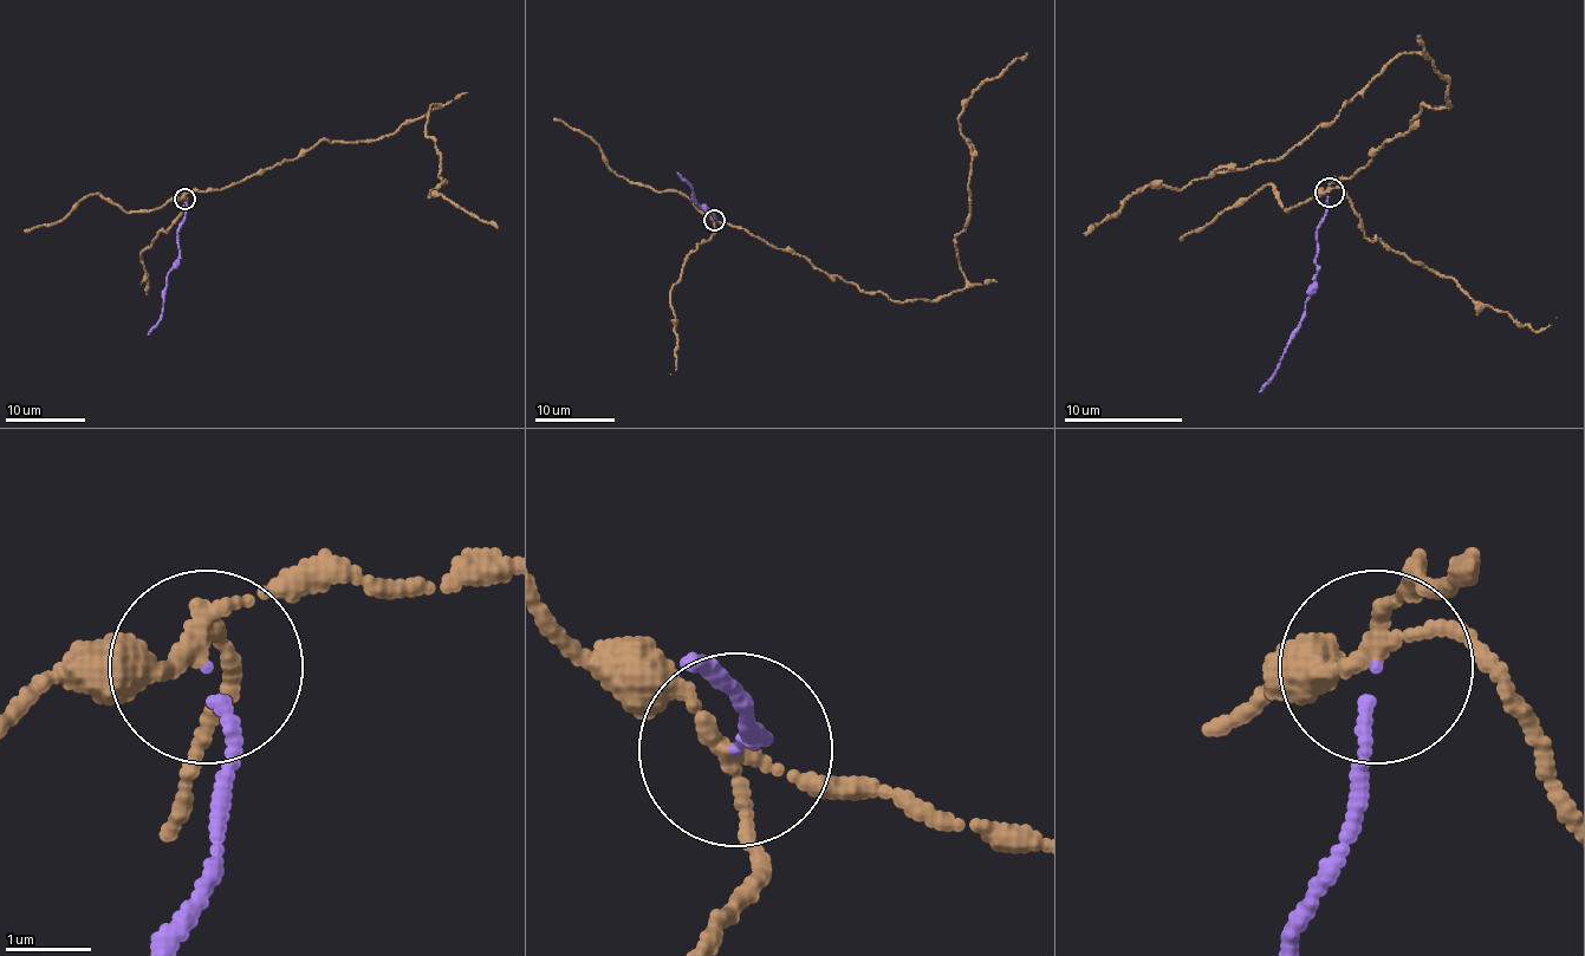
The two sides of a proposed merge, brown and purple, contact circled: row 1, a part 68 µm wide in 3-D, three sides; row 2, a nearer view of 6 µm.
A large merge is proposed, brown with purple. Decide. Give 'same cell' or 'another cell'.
another cell

